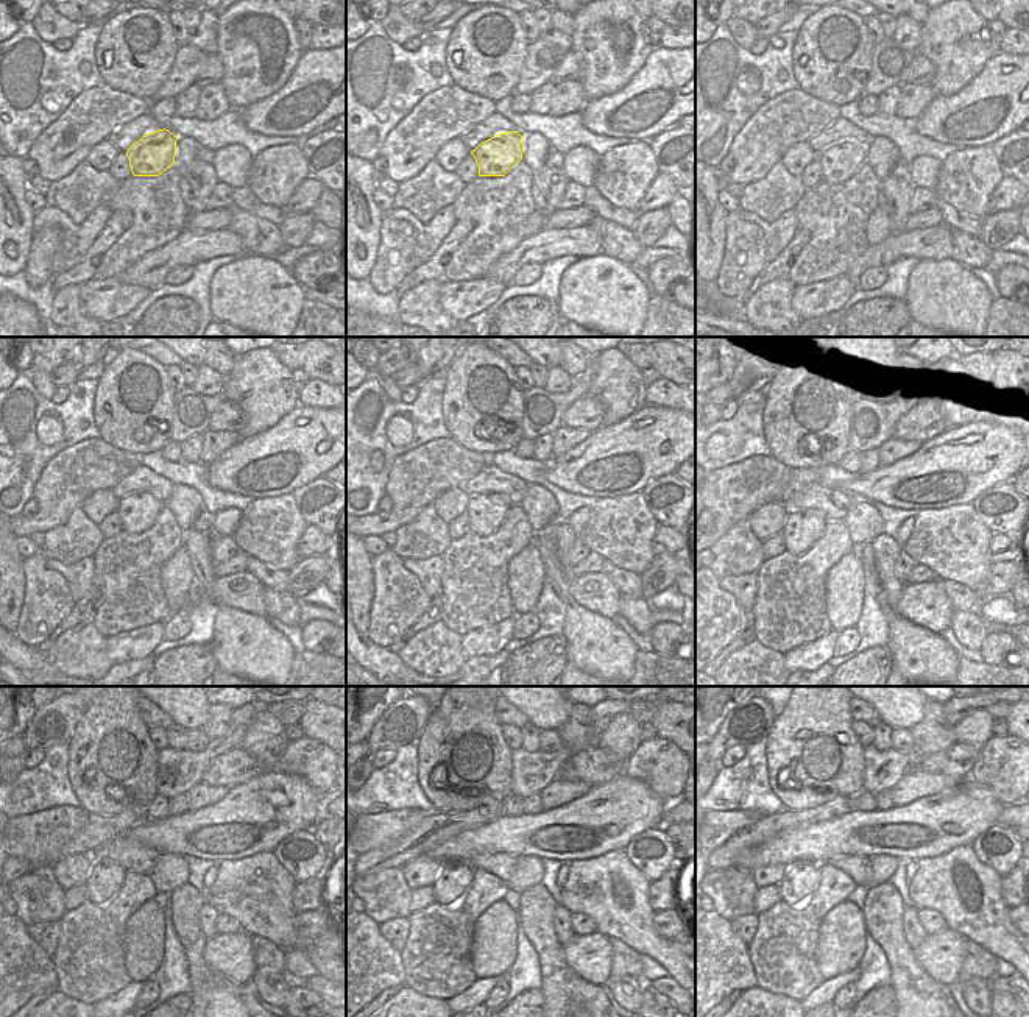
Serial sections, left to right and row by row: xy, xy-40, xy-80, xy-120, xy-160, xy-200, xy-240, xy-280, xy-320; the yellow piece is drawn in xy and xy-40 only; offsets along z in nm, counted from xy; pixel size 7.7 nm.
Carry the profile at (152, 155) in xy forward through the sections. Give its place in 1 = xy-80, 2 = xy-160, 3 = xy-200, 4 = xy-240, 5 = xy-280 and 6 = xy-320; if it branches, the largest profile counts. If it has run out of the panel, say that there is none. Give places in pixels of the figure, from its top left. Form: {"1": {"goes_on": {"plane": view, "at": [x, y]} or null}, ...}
{"1": {"goes_on": {"plane": "xy-80", "at": [839, 161]}}, "2": {"goes_on": {"plane": "xy-160", "at": [487, 512]}}, "3": {"goes_on": {"plane": "xy-200", "at": [803, 527]}}, "4": {"goes_on": {"plane": "xy-240", "at": [105, 878]}}, "5": {"goes_on": {"plane": "xy-280", "at": [454, 878]}}, "6": {"goes_on": {"plane": "xy-320", "at": [800, 882]}}}

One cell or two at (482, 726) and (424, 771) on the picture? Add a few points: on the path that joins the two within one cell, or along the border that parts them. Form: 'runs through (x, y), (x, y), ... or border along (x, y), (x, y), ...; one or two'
runs through (463, 730), (445, 735), (432, 752); one

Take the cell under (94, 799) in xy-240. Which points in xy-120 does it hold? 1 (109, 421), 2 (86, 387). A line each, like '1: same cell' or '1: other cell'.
1: same cell
2: other cell

